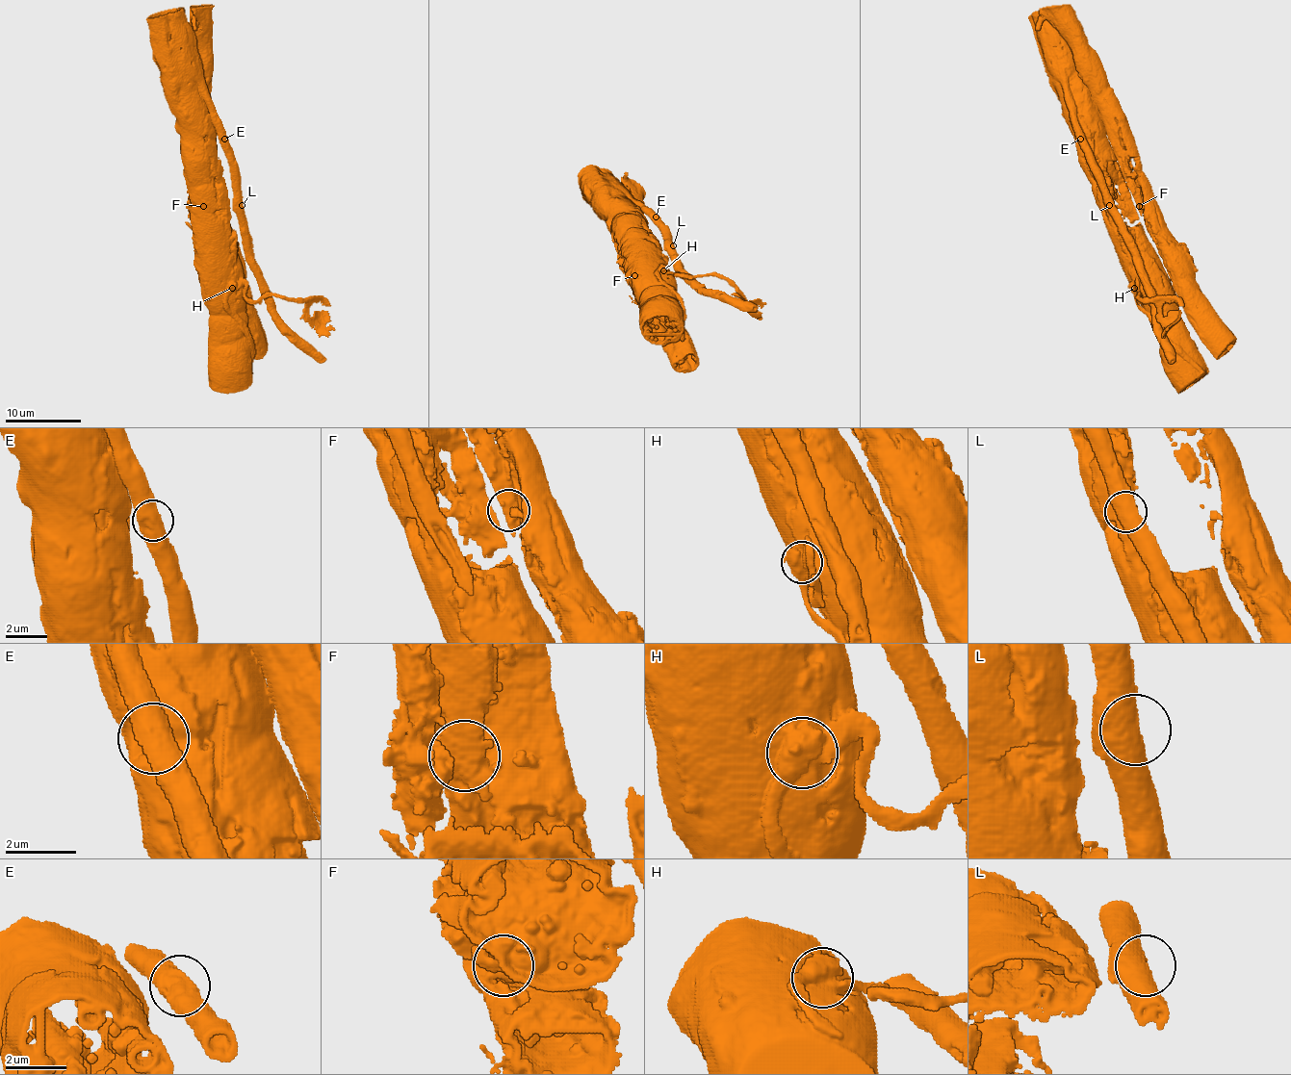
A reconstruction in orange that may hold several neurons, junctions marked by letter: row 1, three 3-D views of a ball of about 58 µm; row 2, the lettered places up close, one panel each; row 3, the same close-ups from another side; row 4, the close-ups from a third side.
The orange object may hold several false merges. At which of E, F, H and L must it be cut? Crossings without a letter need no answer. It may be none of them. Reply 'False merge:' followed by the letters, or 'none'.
False merge: F, H

